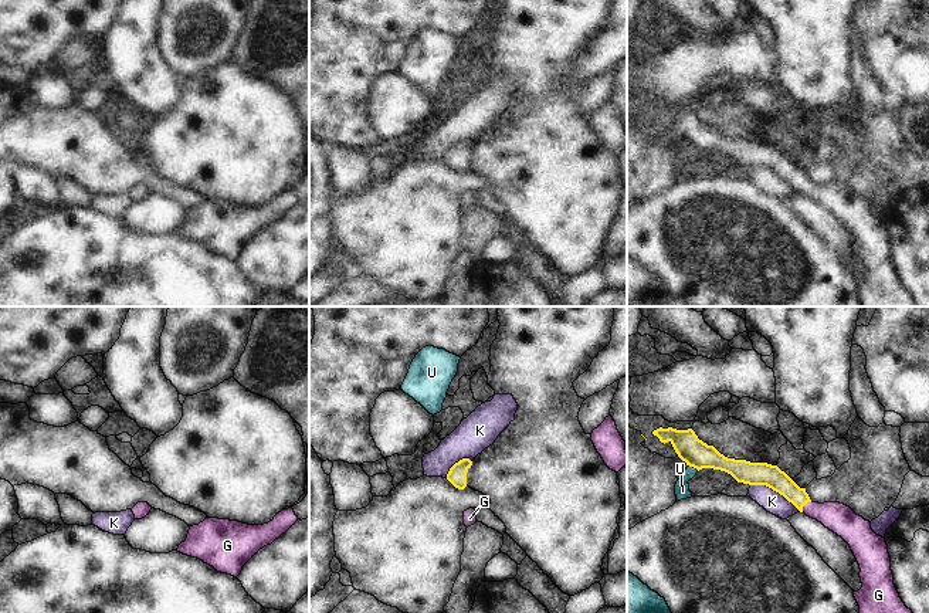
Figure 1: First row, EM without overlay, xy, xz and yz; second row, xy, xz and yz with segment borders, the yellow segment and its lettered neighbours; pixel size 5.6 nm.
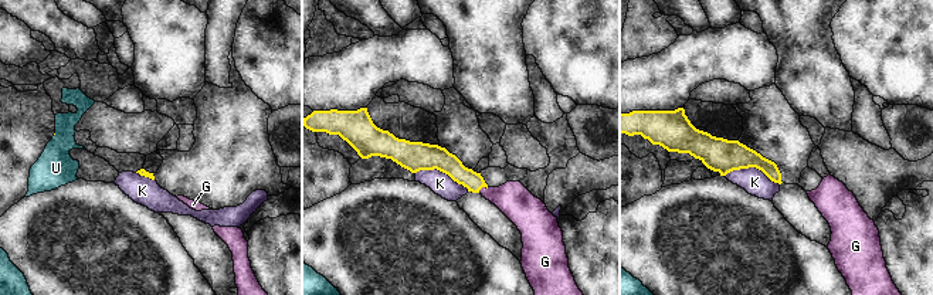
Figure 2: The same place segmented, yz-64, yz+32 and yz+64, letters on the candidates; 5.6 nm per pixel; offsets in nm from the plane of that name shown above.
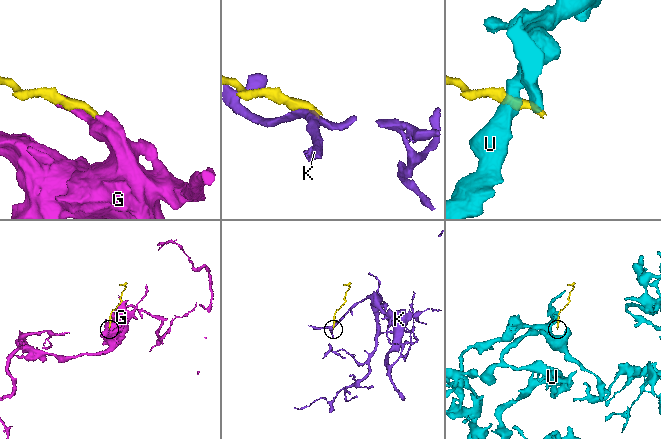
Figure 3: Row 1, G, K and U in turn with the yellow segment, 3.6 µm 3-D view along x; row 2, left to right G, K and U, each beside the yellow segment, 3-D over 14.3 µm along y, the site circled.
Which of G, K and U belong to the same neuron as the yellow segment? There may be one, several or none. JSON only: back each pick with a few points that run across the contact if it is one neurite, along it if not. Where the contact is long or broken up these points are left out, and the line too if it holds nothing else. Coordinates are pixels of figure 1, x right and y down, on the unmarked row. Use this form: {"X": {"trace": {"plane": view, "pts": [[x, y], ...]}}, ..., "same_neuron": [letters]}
{"G": {"trace": {"plane": "yz", "pts": [[770, 158], [787, 169], [804, 186], [841, 202]]}}, "same_neuron": ["G"]}

